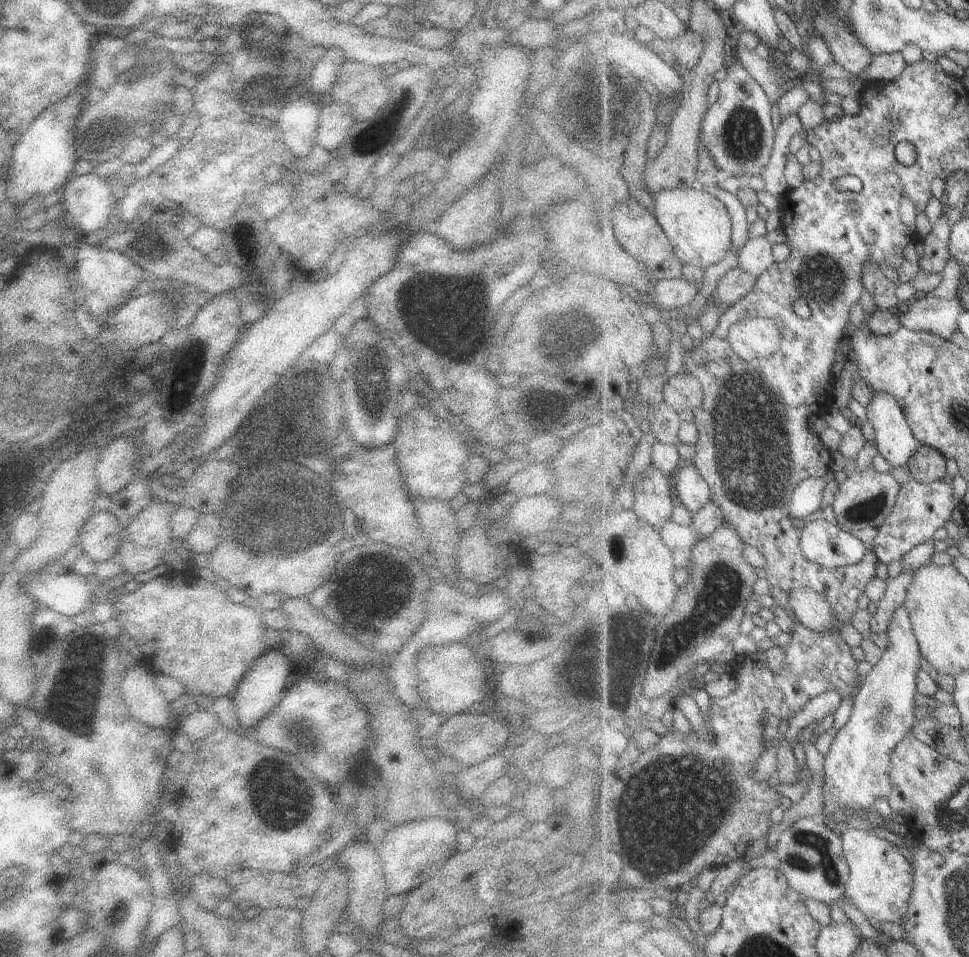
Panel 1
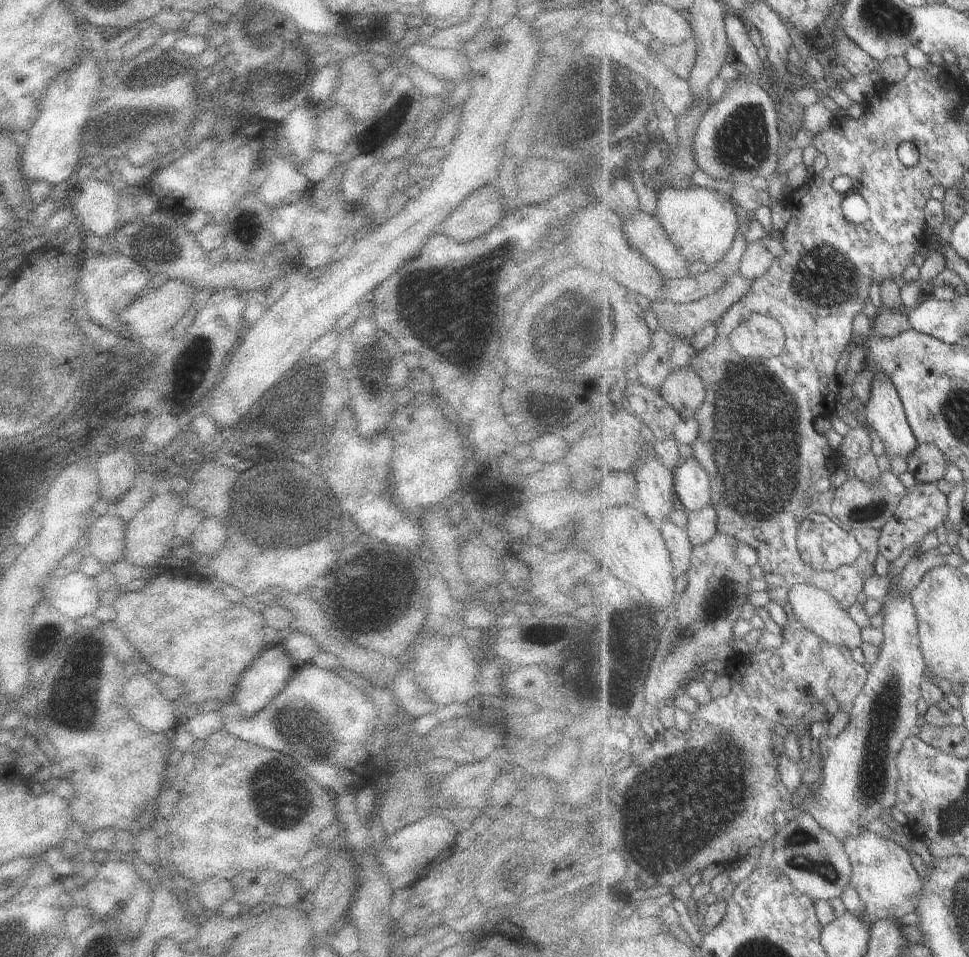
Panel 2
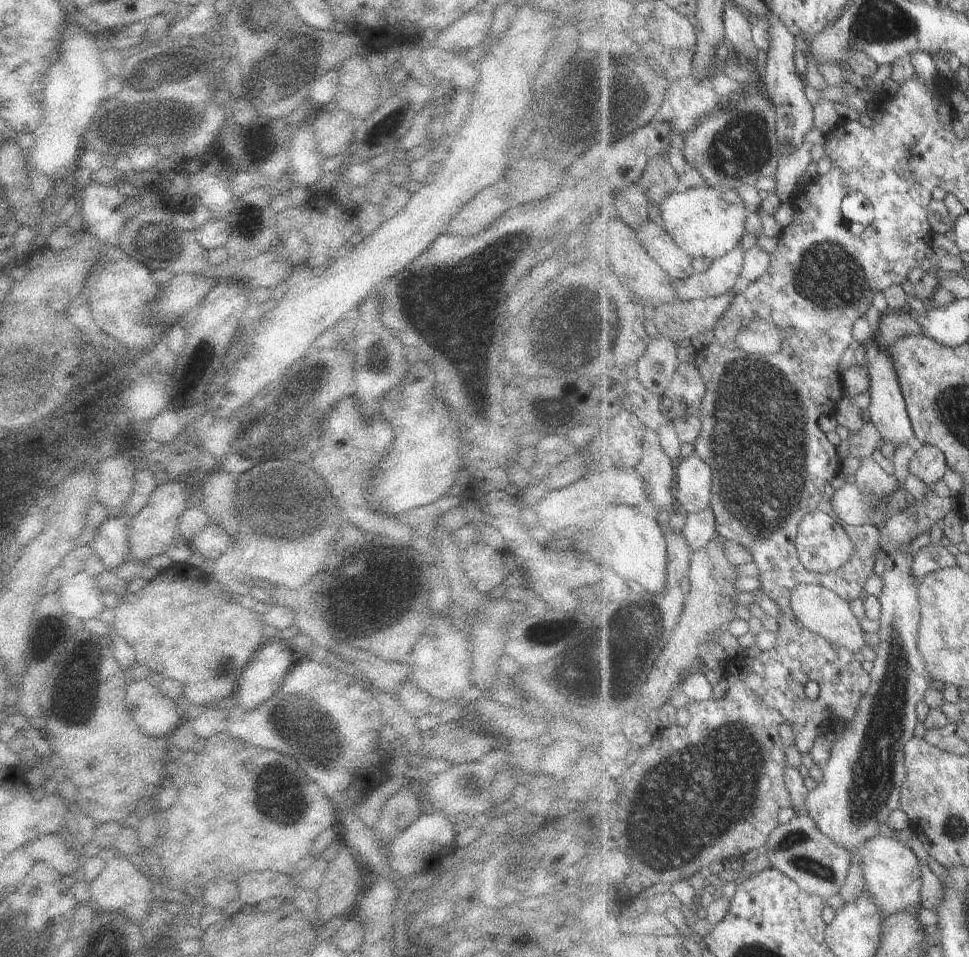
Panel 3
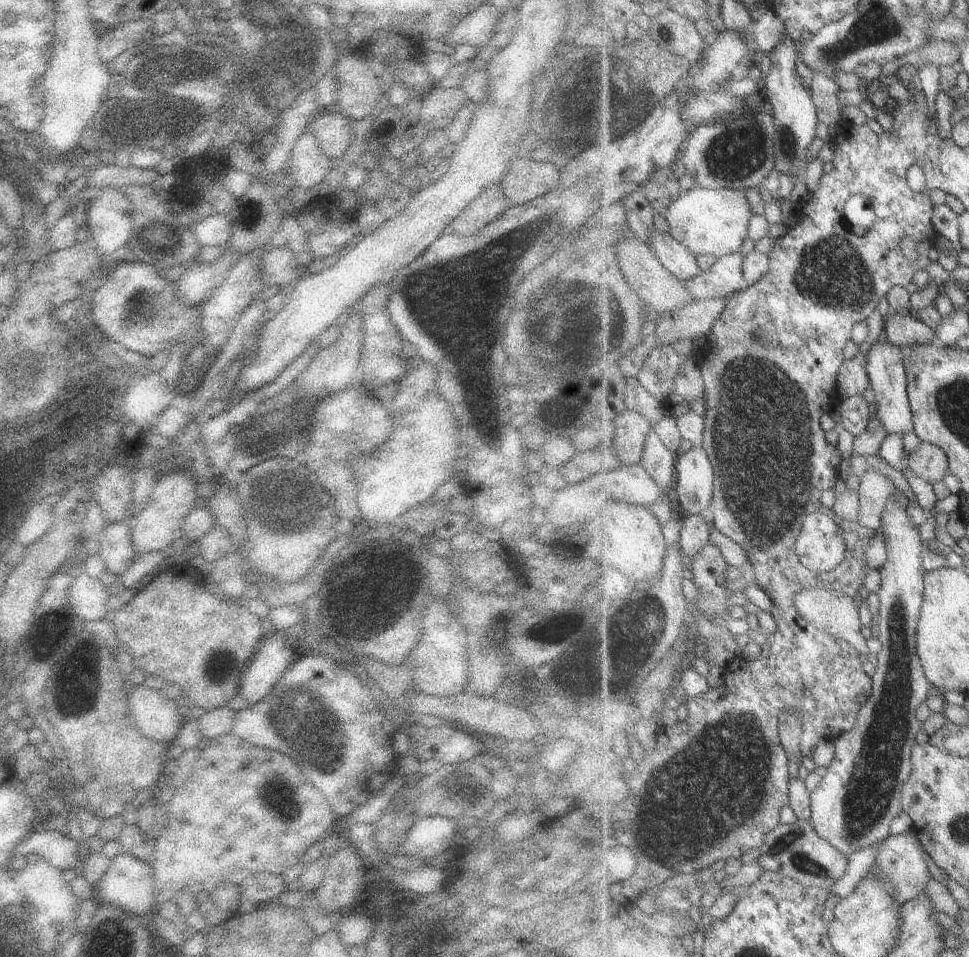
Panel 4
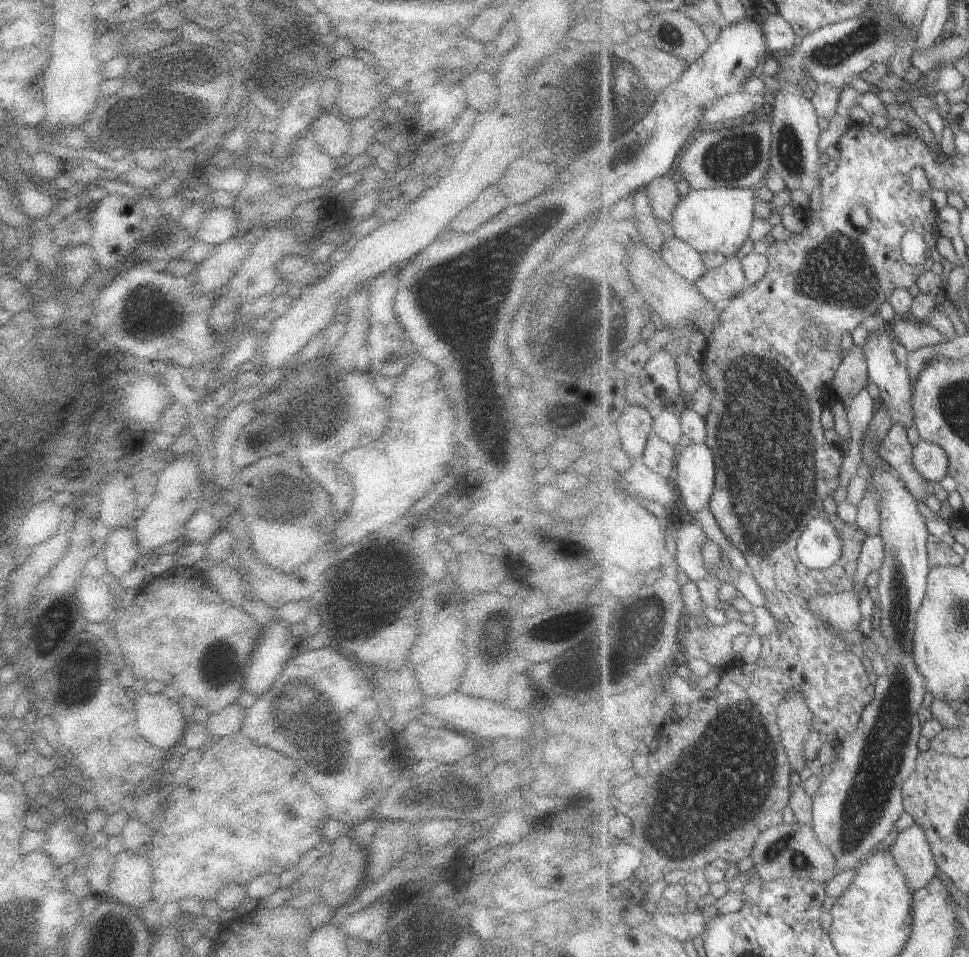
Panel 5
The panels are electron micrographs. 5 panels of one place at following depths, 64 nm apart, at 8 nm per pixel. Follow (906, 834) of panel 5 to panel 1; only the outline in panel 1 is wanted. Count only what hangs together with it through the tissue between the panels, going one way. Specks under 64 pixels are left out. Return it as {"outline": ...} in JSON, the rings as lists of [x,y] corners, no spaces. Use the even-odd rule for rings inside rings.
{"outline":[[[848,829],[841,833],[844,855],[851,868],[845,896],[865,914],[873,926],[879,922],[896,922],[910,909],[916,878],[914,866],[889,840],[875,836],[872,831]]]}

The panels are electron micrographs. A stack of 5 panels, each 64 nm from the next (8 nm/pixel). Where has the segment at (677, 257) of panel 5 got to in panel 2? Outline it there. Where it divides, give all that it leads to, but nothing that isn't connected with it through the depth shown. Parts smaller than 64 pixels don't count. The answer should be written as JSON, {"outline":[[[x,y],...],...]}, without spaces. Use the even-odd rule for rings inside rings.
{"outline":[[[635,211],[633,218],[623,222],[629,242],[637,246],[666,279],[682,279],[690,276],[690,262],[679,252],[669,233],[656,217]]]}

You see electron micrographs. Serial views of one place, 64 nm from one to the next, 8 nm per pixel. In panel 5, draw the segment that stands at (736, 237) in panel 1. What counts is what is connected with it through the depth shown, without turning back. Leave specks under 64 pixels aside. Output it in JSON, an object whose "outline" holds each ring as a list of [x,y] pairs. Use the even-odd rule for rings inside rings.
{"outline":[[[729,256],[721,266],[707,271],[695,282],[697,290],[711,302],[729,301],[747,288],[742,261]]]}

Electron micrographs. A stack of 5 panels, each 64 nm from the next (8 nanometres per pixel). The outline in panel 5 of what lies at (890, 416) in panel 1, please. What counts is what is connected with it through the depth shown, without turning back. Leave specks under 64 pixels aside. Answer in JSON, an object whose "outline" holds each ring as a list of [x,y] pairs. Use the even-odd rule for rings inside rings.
{"outline":[[[886,327],[873,331],[863,347],[867,357],[869,382],[875,383],[880,388],[883,406],[893,417],[894,424],[903,423],[907,428],[910,427],[914,418],[912,411],[913,384],[908,369],[908,360],[912,356],[912,351],[891,335]]]}

